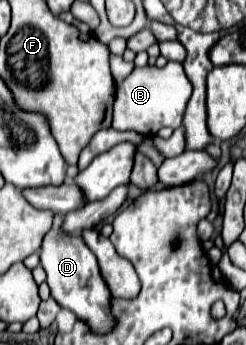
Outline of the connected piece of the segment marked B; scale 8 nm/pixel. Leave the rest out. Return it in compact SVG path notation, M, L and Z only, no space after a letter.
M168 62L164 68L158 66L134 68L134 72L124 82L118 84L112 128L134 130L144 136L156 136L156 132L164 126L178 128L178 124L182 124L190 94L192 94L190 80L184 74L182 64L178 62Z

